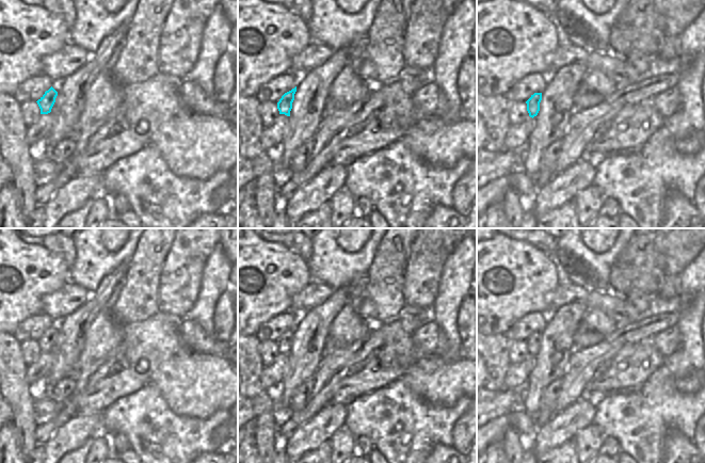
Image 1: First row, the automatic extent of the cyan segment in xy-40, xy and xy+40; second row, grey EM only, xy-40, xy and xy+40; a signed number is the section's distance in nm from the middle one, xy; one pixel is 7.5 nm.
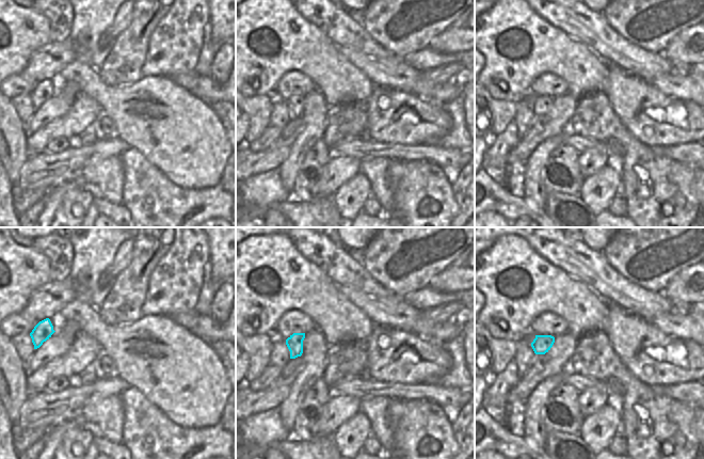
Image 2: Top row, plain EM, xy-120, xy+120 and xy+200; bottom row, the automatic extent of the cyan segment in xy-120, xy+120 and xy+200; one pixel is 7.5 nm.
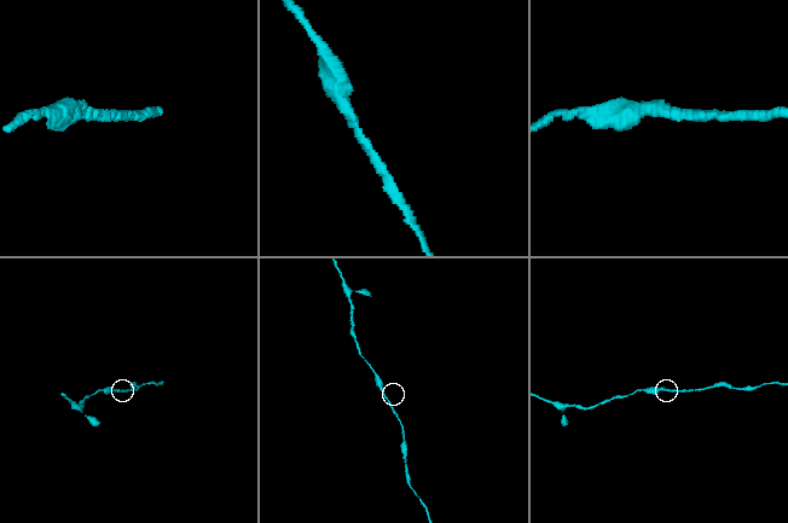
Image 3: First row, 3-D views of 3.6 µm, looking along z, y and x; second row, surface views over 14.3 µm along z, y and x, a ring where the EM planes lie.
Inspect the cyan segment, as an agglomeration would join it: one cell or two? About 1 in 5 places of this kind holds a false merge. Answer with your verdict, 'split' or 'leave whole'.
leave whole

